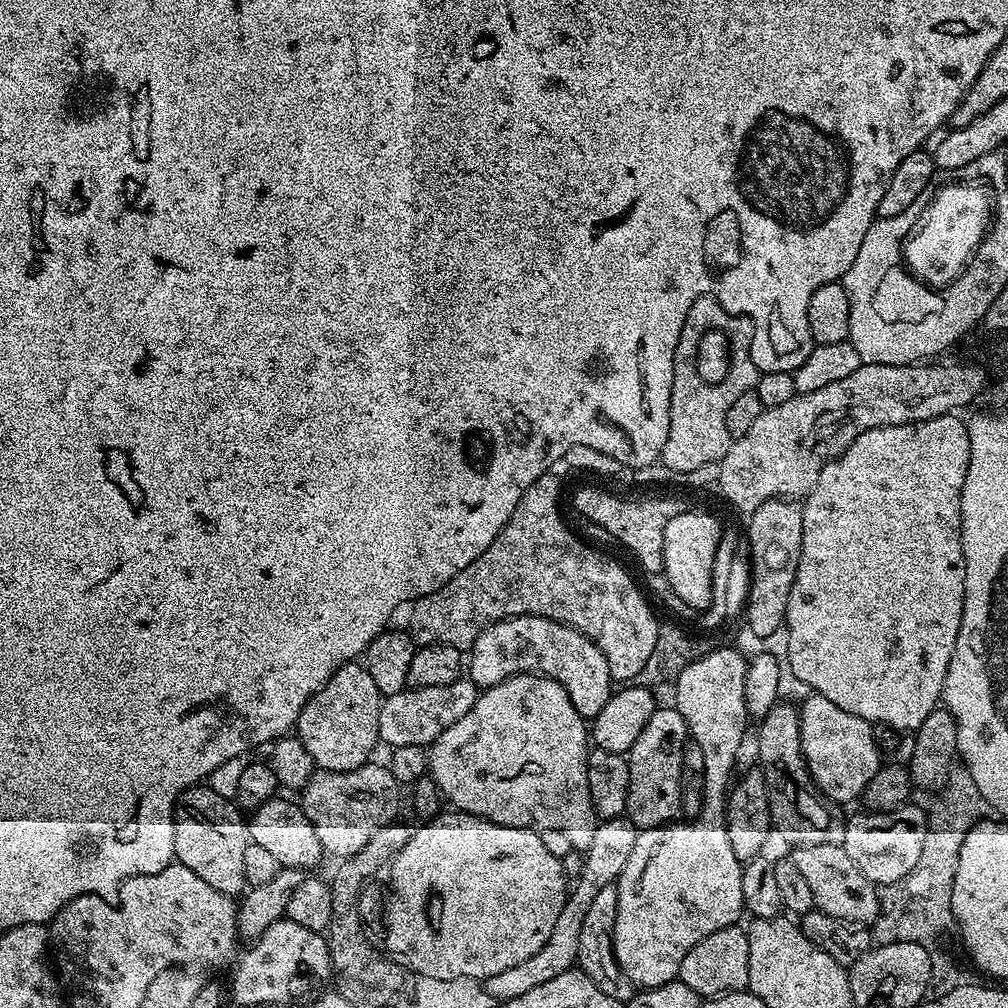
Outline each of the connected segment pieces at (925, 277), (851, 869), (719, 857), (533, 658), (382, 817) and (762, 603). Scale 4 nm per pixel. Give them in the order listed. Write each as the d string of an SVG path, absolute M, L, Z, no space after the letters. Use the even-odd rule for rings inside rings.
M953 182L940 189L937 196L933 198L932 204L930 200L927 205L918 231L907 237L906 245L902 250L905 263L916 268L914 272L910 272L910 280L922 286L930 284L930 280L934 282L948 280L958 270L960 262L964 260L964 256L968 254L976 238L990 236L990 230L988 232L982 230L986 218L988 218L986 200L980 190L968 190L959 182Z
M819 844L818 846L793 847L790 858L802 870L802 878L810 885L810 894L814 894L814 902L819 911L825 912L830 918L843 920L845 925L871 925L880 915L881 893L877 885L871 884L850 862L850 854L846 854L844 847L838 844Z
M717 646L702 658L690 662L690 666L683 668L674 681L674 707L682 714L689 737L700 747L700 756L704 759L704 809L700 812L700 820L693 824L673 822L663 828L643 829L637 835L634 850L614 885L616 917L612 927L612 956L618 962L621 977L633 989L657 988L677 979L682 958L690 954L693 946L702 942L706 934L714 934L714 930L733 927L744 912L742 862L730 847L728 827L723 823L726 797L734 780L732 767L744 740L744 727L750 719L744 697L744 678L749 672L742 653Z
M468 654L470 666L466 668L468 678L479 689L491 688L506 677L520 675L523 672L535 672L558 681L570 694L571 702L580 716L586 720L595 719L609 700L614 688L614 681L606 662L544 662L544 654Z
M369 762L358 770L345 772L313 771L310 782L302 790L304 816L314 826L318 842L330 857L343 858L358 854L374 835L374 830L393 823L400 808L401 785L383 763Z
M765 506L763 508L755 508L747 517L748 520L748 544L752 547L750 551L751 561L751 580L749 582L749 594L746 603L747 615L753 616L752 632L759 638L768 638L773 635L772 632L776 627L781 627L781 616L788 611L788 599L790 598L790 590L794 582L794 574L796 567L800 561L800 547L802 546L802 514L803 507L796 508L772 508L773 506Z

